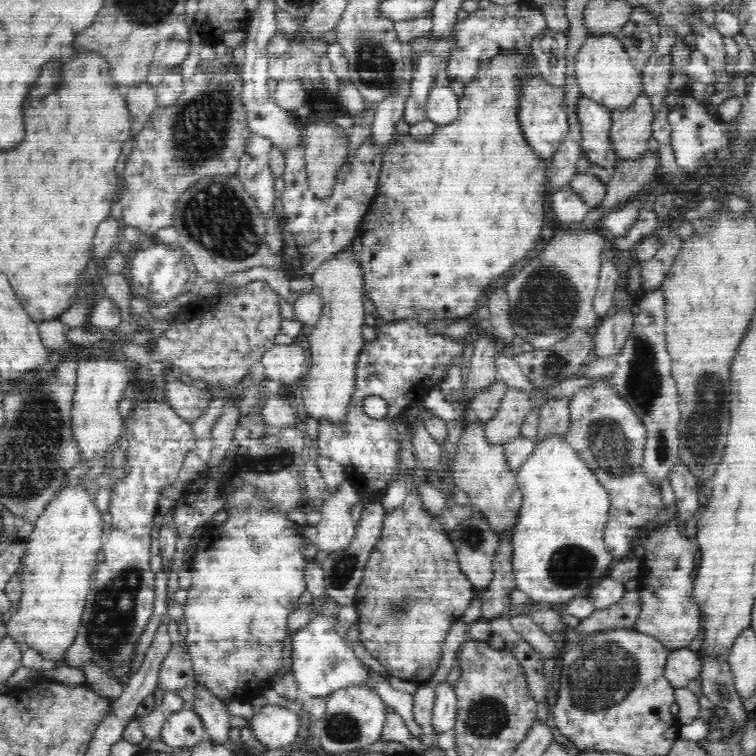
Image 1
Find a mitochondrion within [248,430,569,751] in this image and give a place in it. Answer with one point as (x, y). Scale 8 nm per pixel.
(488, 716)

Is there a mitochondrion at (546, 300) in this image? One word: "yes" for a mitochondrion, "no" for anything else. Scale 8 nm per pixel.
yes

